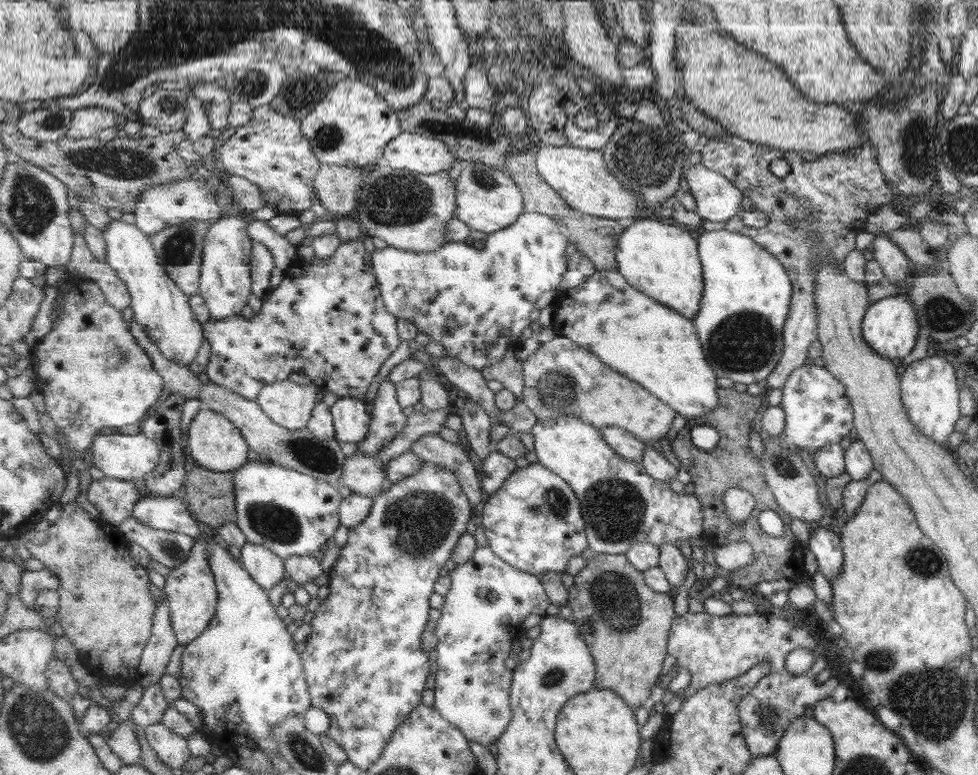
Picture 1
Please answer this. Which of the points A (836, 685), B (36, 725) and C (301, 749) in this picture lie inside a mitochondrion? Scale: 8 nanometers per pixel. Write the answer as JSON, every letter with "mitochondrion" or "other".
{"A":"other","B":"mitochondrion","C":"mitochondrion"}

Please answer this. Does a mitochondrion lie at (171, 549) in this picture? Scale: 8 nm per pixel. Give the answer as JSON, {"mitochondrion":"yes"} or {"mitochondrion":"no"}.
{"mitochondrion":"yes"}

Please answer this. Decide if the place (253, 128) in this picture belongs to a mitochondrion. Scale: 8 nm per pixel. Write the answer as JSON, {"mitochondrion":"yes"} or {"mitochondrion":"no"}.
{"mitochondrion":"no"}

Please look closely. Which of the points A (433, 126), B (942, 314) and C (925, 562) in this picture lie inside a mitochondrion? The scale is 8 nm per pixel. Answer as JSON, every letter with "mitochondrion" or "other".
{"A":"mitochondrion","B":"mitochondrion","C":"mitochondrion"}

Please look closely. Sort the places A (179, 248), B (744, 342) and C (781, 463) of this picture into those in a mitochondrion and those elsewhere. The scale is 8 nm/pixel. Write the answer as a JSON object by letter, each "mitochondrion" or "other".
{"A":"mitochondrion","B":"mitochondrion","C":"mitochondrion"}

